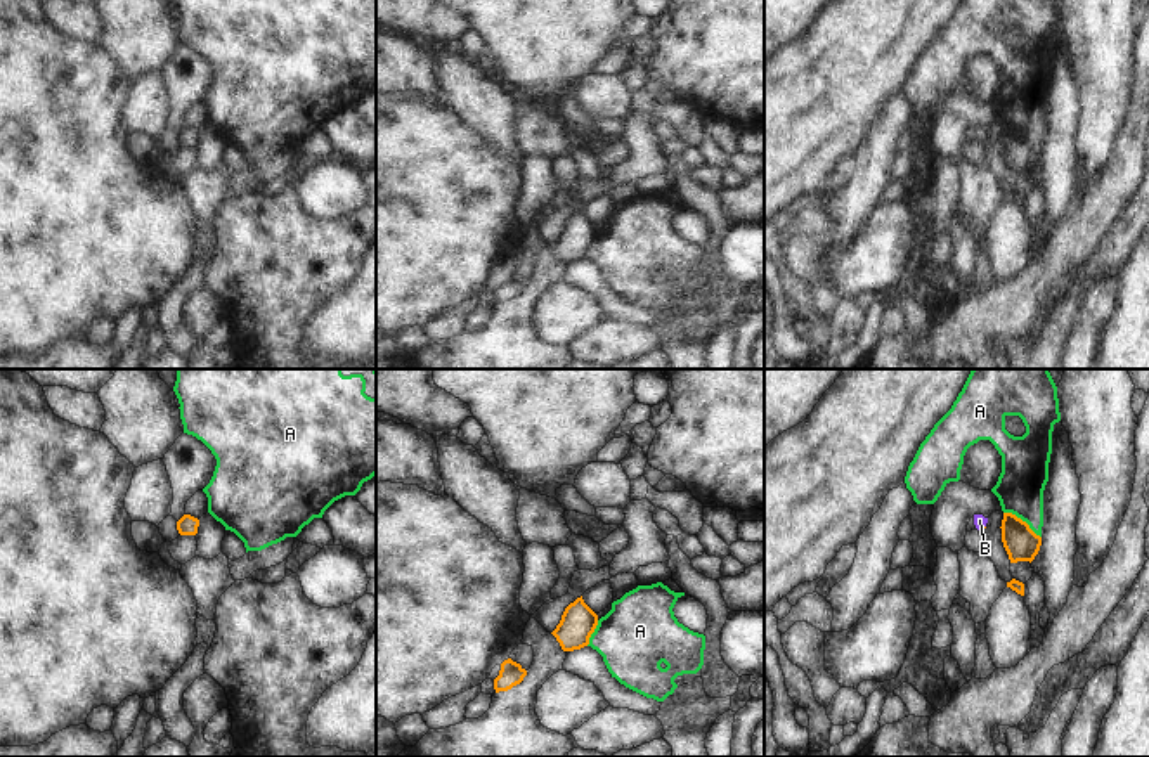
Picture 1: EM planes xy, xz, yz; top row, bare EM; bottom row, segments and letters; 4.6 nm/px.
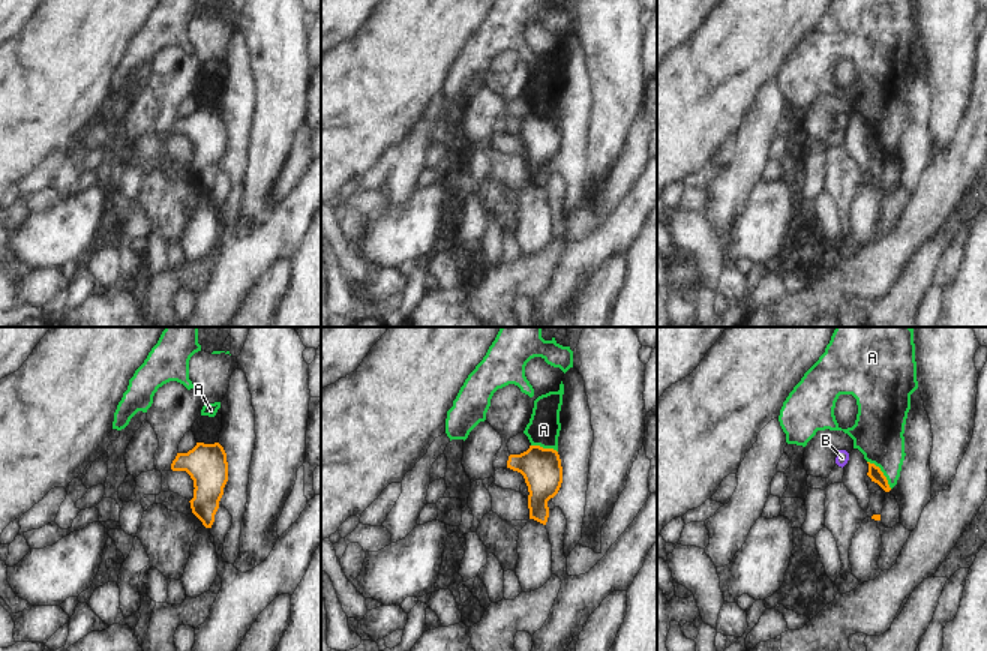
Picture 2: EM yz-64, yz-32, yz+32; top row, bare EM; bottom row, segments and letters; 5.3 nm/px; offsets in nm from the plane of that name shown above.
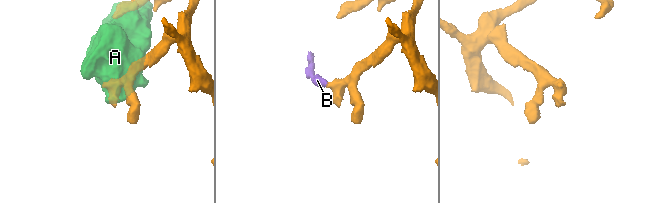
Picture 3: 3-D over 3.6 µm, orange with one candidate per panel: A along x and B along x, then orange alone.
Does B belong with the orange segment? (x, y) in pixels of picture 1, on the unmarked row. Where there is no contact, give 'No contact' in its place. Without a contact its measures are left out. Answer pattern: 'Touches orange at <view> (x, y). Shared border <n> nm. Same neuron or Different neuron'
No contact. Same neuron

